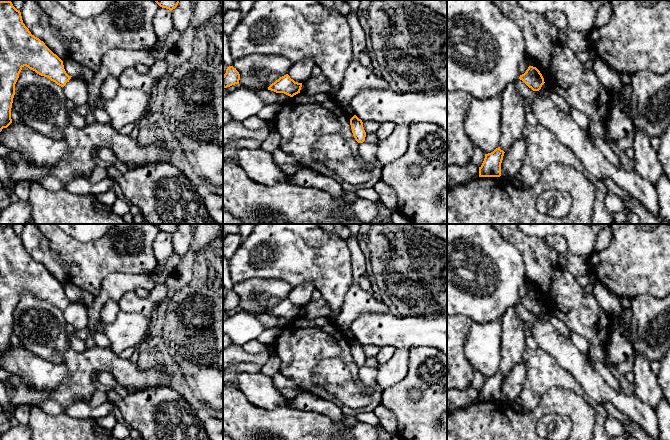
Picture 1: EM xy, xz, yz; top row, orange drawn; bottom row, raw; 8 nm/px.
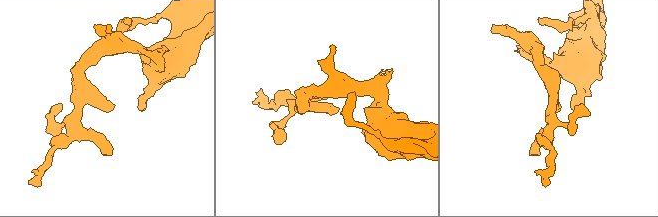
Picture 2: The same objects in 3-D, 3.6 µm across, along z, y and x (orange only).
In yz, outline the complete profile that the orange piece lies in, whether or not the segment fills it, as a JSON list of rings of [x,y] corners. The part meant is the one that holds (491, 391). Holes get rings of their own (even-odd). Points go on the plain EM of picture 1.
[[[498,371],[493,376],[485,378],[484,385],[479,391],[479,401],[500,401],[504,377]]]

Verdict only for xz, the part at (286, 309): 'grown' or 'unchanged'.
unchanged

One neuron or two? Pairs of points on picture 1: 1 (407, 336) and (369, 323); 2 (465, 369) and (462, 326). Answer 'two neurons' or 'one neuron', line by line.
1: one neuron
2: one neuron

